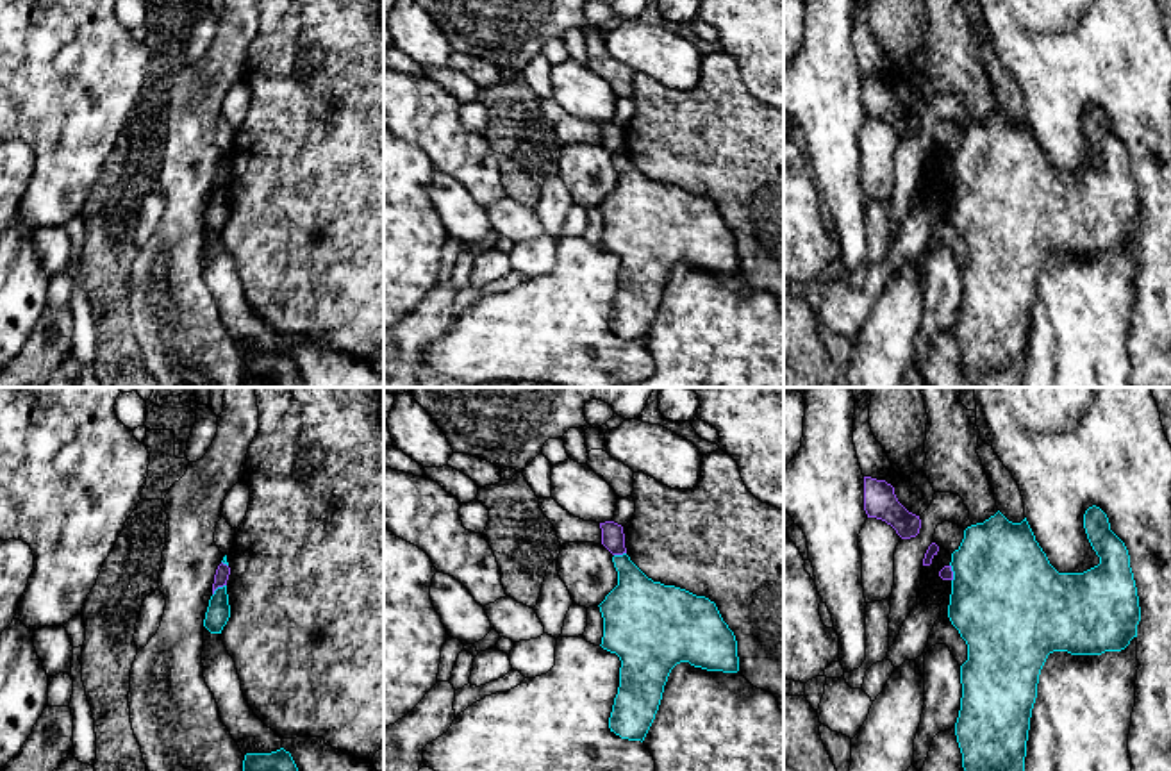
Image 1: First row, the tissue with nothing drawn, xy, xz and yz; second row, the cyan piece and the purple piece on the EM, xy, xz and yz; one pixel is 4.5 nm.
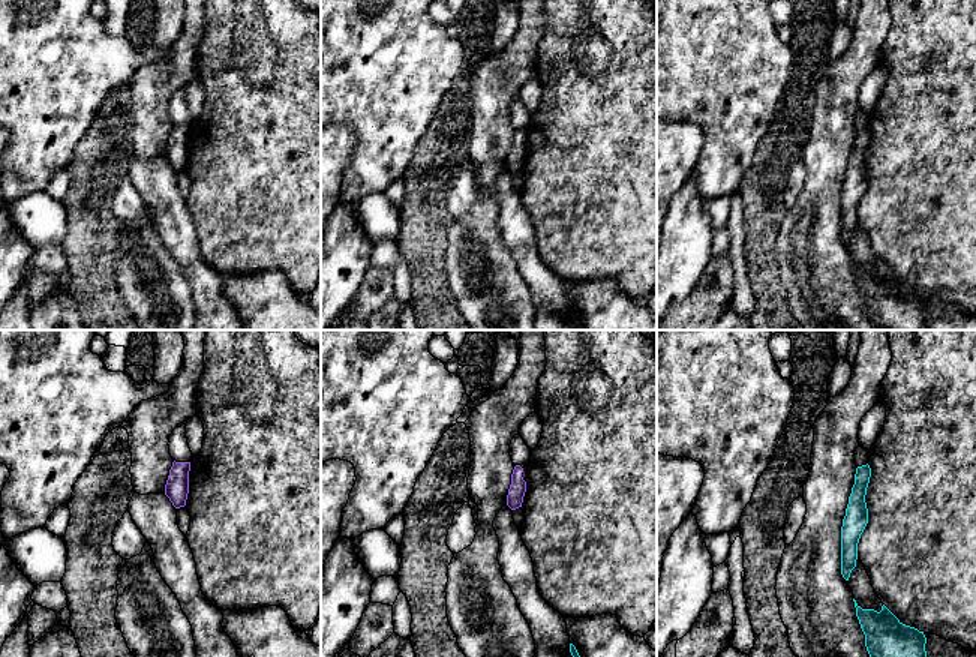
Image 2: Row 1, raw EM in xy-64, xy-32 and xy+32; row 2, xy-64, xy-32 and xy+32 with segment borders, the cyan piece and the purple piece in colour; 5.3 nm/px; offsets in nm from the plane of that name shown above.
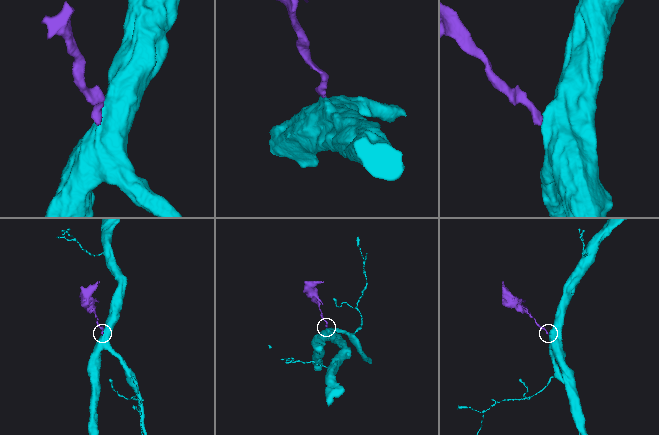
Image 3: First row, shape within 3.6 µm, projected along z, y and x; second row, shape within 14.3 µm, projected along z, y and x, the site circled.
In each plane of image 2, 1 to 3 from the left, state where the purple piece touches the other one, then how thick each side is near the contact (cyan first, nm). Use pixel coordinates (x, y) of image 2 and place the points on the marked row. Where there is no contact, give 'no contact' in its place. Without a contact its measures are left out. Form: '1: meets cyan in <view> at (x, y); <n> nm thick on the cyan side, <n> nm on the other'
1: no contact
2: no contact
3: no contact

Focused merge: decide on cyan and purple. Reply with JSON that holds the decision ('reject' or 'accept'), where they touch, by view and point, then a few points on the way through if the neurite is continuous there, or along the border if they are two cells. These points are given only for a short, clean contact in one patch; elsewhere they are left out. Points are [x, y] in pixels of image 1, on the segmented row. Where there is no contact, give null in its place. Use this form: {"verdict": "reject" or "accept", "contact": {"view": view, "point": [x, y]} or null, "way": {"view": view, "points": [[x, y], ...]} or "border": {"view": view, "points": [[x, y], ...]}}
{"verdict": "reject", "contact": {"view": "xy", "point": [218, 588]}, "border": {"view": "xy", "points": [[225, 584], [213, 595]]}}

